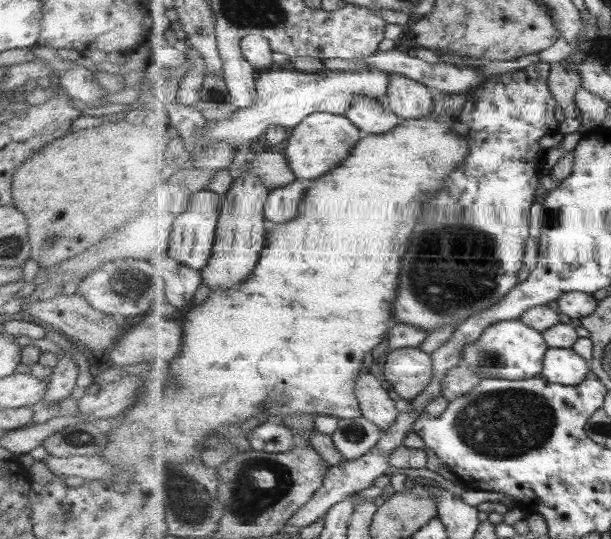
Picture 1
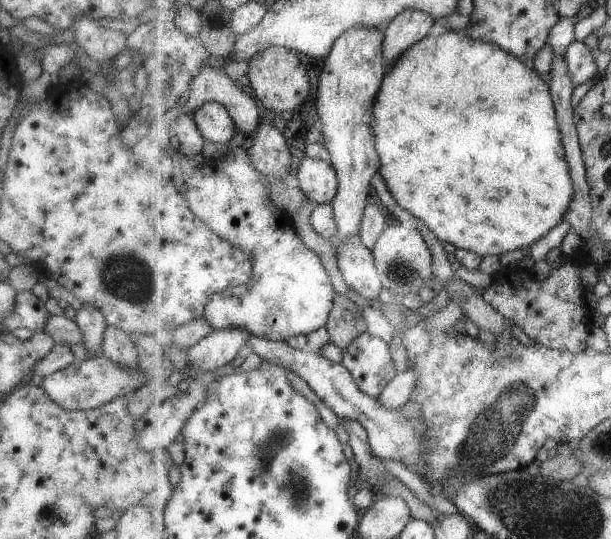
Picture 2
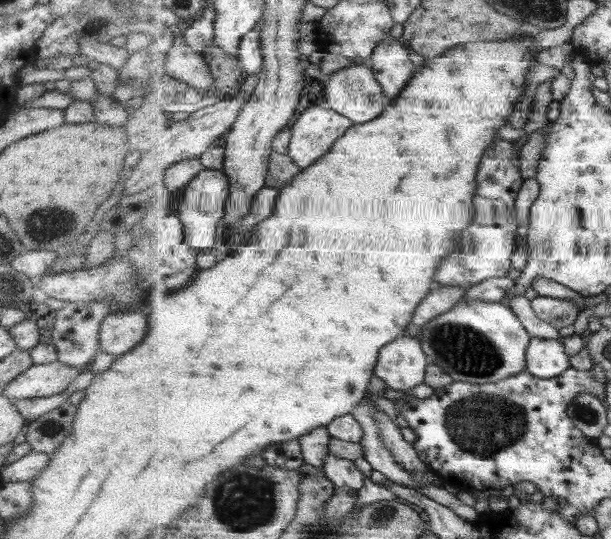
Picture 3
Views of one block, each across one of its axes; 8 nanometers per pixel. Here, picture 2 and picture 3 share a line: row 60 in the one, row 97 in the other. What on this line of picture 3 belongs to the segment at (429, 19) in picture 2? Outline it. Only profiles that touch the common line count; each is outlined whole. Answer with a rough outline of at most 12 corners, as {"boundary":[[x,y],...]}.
{"boundary":[[400,38],[381,41],[372,69],[388,103],[395,100],[418,67]]}

